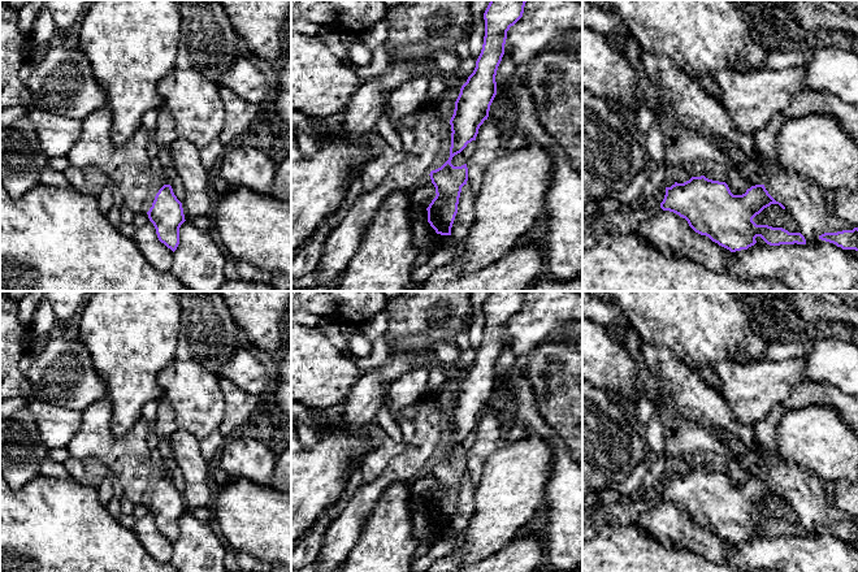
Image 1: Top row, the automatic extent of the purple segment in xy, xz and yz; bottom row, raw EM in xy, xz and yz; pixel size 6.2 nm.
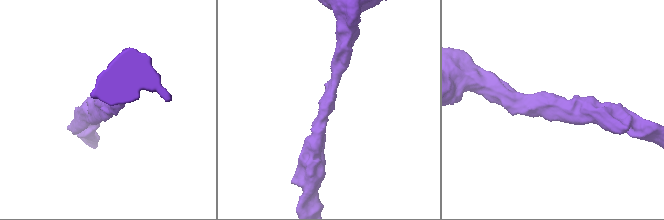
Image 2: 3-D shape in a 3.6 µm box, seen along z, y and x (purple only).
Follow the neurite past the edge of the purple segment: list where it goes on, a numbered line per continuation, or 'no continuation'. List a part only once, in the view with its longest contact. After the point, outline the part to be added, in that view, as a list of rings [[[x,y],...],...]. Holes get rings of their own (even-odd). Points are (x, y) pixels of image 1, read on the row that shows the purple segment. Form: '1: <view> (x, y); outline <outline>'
no continuation

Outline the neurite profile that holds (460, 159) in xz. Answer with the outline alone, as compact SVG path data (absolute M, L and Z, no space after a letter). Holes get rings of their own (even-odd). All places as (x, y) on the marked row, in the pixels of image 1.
M472 140L471 143L467 144L467 147L460 153L452 157L451 164L454 166L462 166L467 164L471 156L474 153L474 151L476 151L476 142Z

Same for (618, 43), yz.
M627 31L623 36L607 35L606 38L608 40L610 47L614 51L616 51L623 58L627 60L627 57L625 57L625 46L633 38L632 34L629 31Z

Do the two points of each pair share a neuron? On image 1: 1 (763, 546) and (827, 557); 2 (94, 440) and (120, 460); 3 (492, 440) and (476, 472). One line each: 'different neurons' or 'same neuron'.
1: same neuron
2: same neuron
3: same neuron

